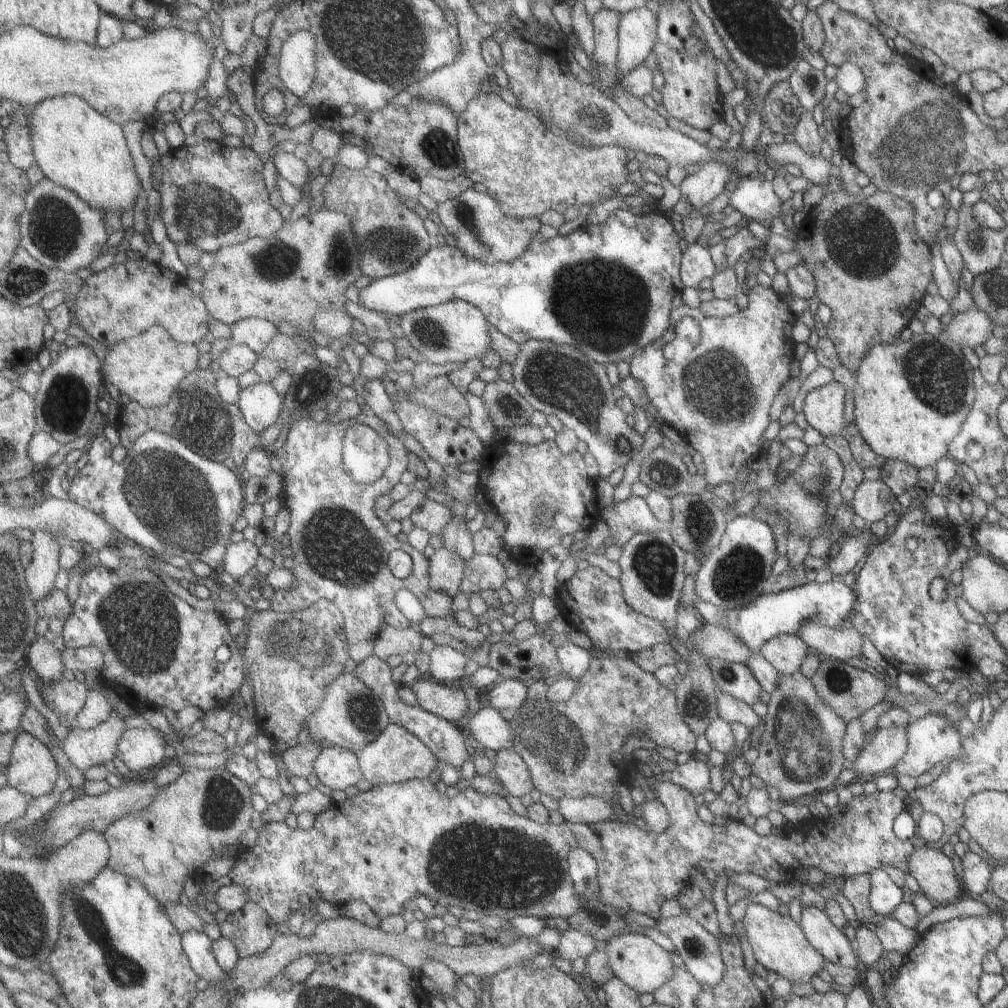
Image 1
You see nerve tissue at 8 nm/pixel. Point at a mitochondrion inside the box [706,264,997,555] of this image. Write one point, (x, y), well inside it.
(930, 372)

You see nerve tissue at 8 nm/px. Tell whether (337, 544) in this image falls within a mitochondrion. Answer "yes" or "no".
yes

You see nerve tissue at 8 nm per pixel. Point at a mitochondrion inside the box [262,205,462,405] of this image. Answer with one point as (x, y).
(389, 247)

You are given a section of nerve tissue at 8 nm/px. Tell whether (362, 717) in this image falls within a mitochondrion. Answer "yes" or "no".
yes

